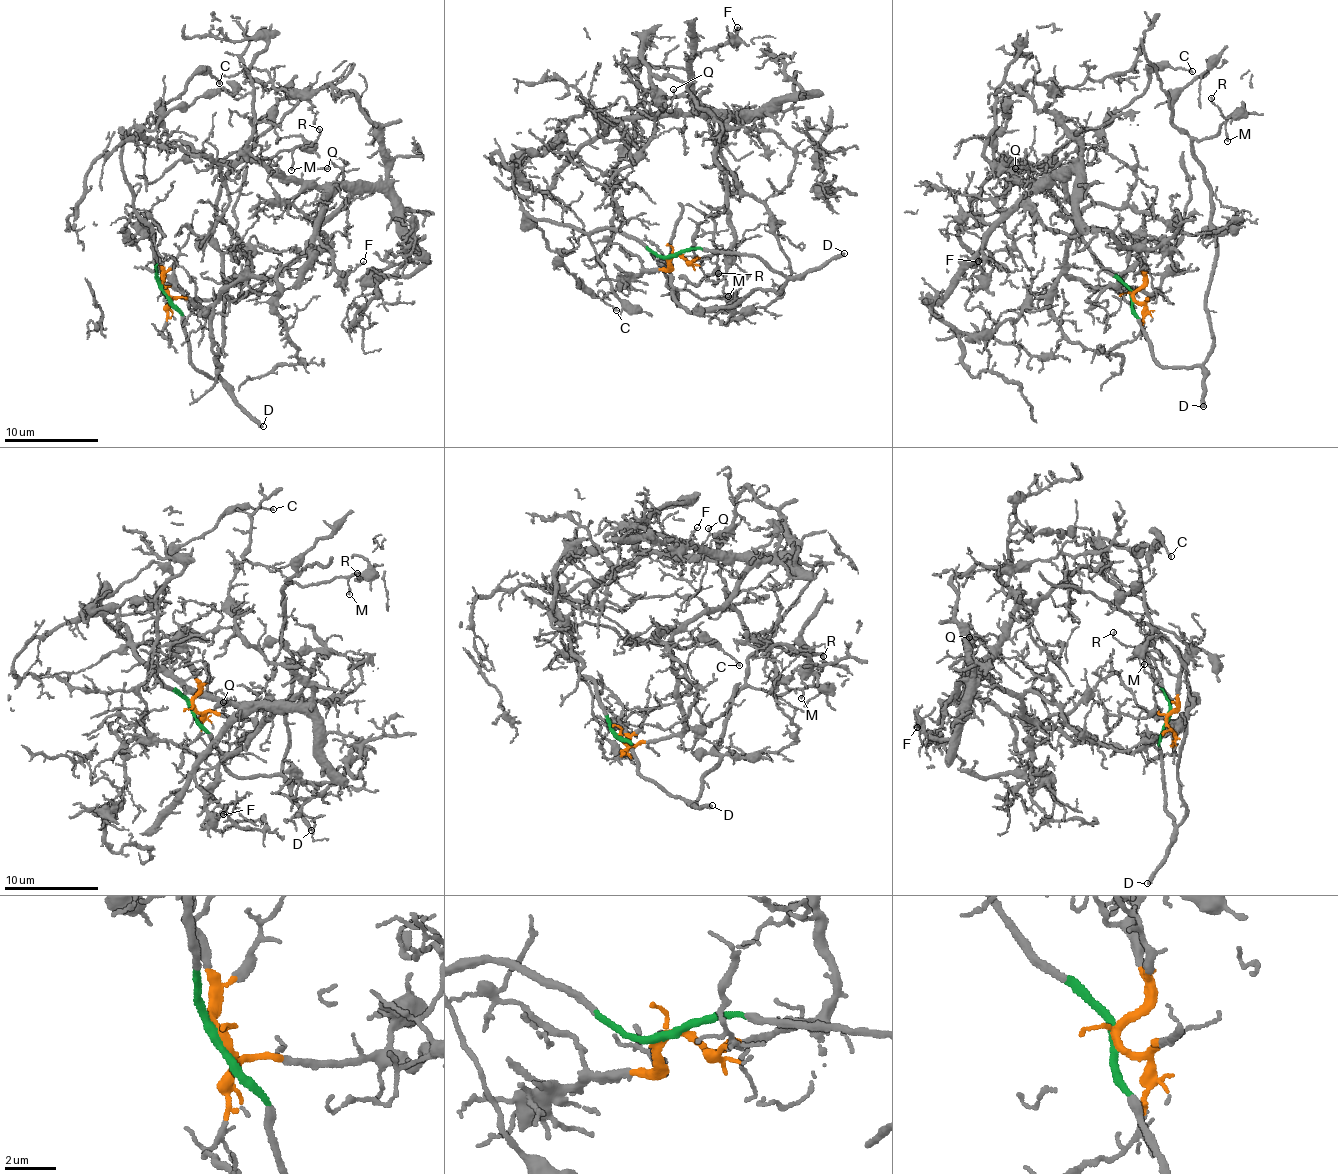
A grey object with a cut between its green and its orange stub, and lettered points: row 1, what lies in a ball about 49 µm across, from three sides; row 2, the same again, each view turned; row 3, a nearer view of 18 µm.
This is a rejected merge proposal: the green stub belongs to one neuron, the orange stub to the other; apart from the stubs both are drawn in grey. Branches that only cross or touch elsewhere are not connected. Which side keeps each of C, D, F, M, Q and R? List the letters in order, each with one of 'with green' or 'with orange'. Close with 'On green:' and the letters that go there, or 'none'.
C: with green
D: with green
F: with orange
M: with green
Q: with orange
R: with green
On green: C, D, M, R

